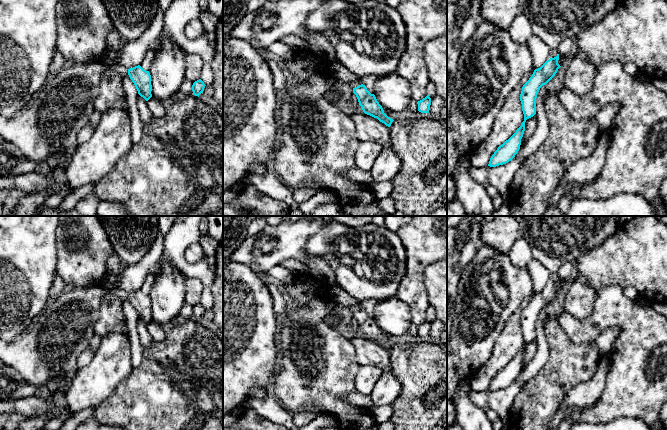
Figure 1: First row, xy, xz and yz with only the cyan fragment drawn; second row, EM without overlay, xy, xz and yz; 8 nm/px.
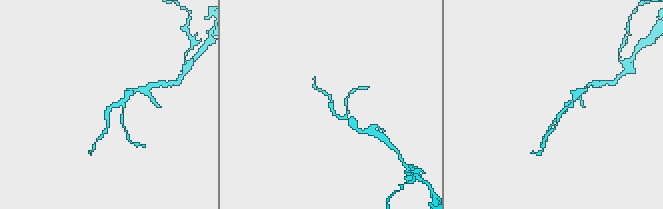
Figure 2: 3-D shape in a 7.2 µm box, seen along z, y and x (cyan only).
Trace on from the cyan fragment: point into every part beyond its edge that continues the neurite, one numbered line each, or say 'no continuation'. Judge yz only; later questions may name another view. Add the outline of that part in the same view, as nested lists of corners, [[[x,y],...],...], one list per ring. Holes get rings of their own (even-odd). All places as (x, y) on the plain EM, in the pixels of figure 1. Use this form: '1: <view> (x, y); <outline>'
1: yz (553, 240); [[[616,216],[512,217],[519,222],[523,238],[527,241],[533,258],[537,259],[550,272],[550,282],[554,282],[559,278],[557,272],[564,262],[577,261],[581,254],[603,244],[619,227]]]

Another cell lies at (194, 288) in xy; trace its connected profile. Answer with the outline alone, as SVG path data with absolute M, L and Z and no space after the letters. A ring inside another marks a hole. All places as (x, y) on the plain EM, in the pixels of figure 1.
M188 278L186 280L185 302L192 307L199 304L201 302L203 290L204 287L201 280L197 278Z

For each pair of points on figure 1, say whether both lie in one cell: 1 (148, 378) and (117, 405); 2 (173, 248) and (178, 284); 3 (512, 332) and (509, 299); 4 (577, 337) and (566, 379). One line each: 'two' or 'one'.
1: one
2: two
3: two
4: two

